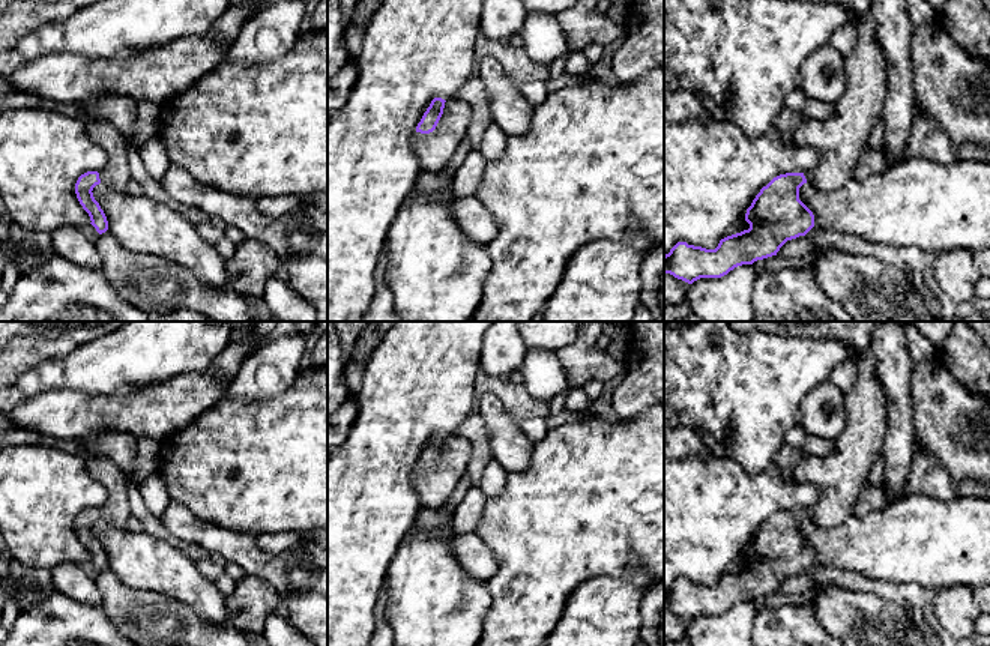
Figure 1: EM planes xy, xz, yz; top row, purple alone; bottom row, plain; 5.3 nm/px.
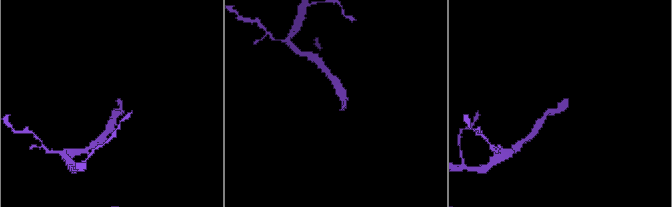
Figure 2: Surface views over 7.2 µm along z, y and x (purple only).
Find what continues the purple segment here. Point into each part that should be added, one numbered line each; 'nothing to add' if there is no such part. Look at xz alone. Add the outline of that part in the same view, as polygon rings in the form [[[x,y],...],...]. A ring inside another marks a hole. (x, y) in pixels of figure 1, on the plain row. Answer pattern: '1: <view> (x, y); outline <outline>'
1: xz (434, 487); outline [[[460,433],[445,439],[443,451],[430,470],[416,469],[413,485],[424,508],[439,509],[446,505],[466,473],[472,455],[472,443]]]

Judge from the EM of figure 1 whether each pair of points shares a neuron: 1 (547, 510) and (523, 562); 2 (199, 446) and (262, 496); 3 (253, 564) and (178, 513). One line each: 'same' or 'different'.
1: same
2: same
3: same

